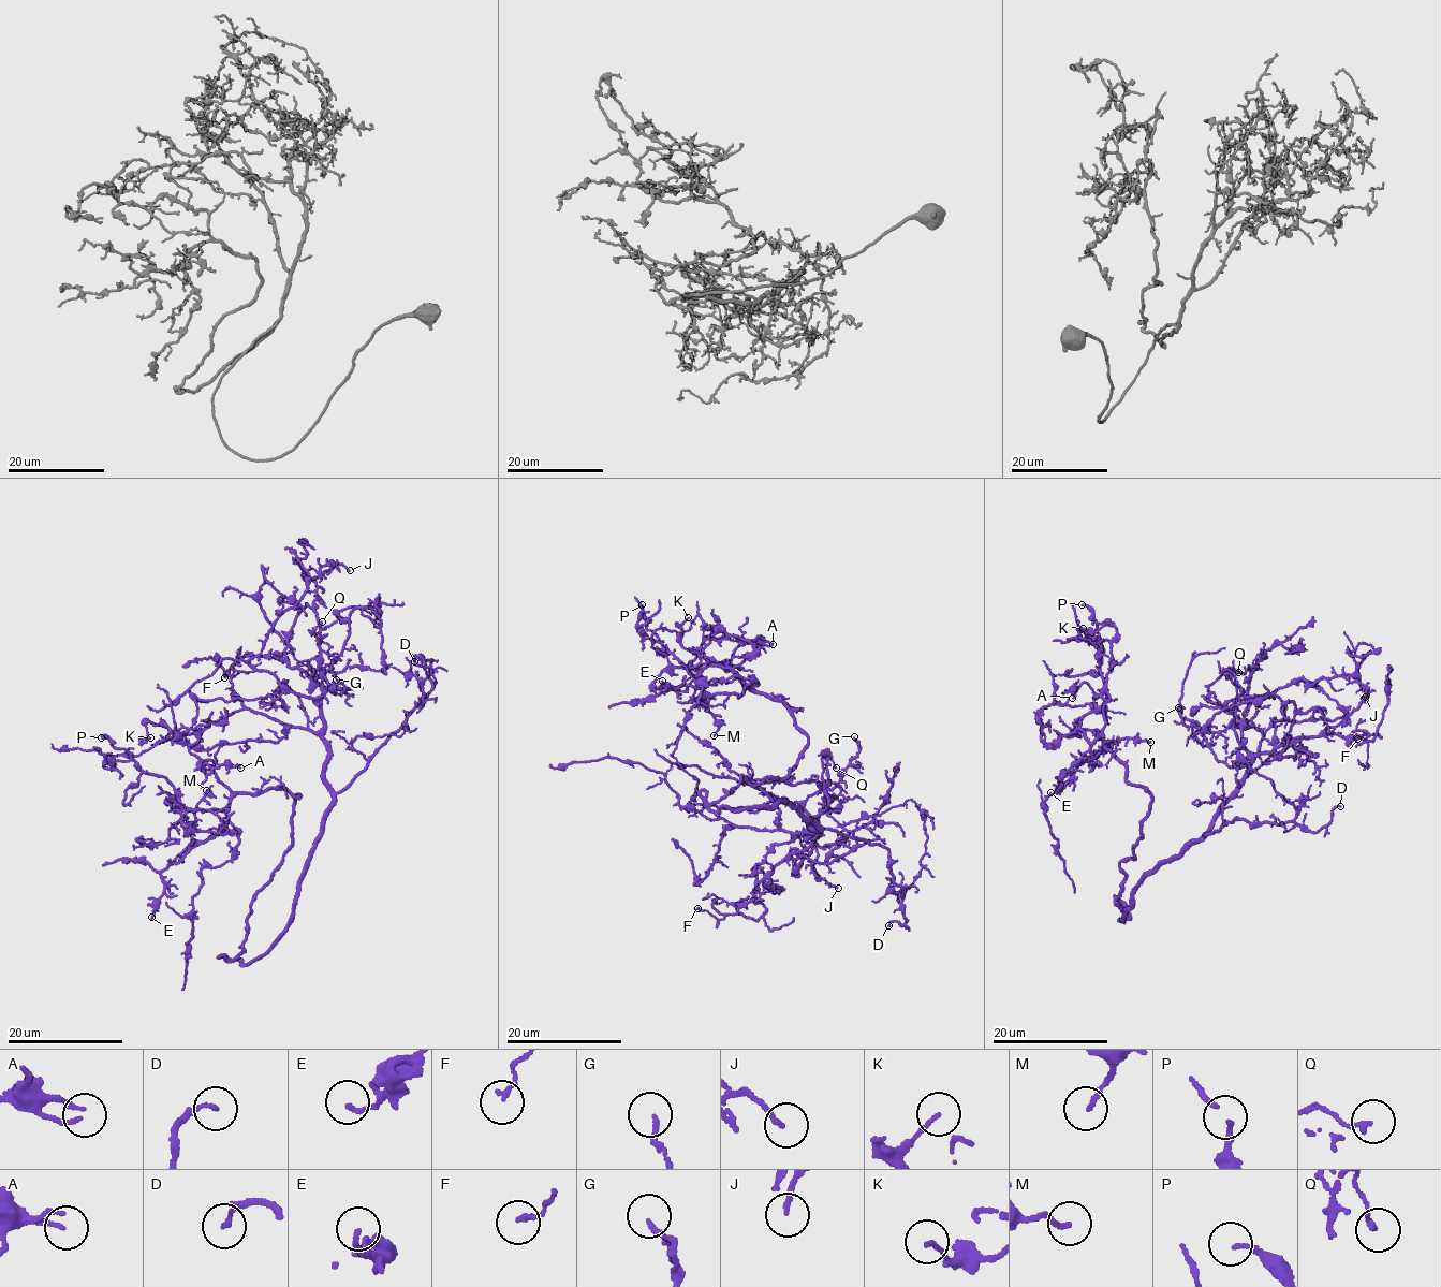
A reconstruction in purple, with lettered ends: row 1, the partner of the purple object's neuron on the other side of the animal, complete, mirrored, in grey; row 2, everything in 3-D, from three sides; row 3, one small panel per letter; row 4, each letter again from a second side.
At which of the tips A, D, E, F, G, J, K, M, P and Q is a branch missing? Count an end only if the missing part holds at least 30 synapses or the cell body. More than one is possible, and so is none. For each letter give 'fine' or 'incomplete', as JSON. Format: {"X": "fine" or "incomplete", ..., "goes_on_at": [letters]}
{"A": "fine", "D": "incomplete", "E": "fine", "F": "fine", "G": "fine", "J": "fine", "K": "fine", "M": "fine", "P": "fine", "Q": "fine", "goes_on_at": ["D"]}

